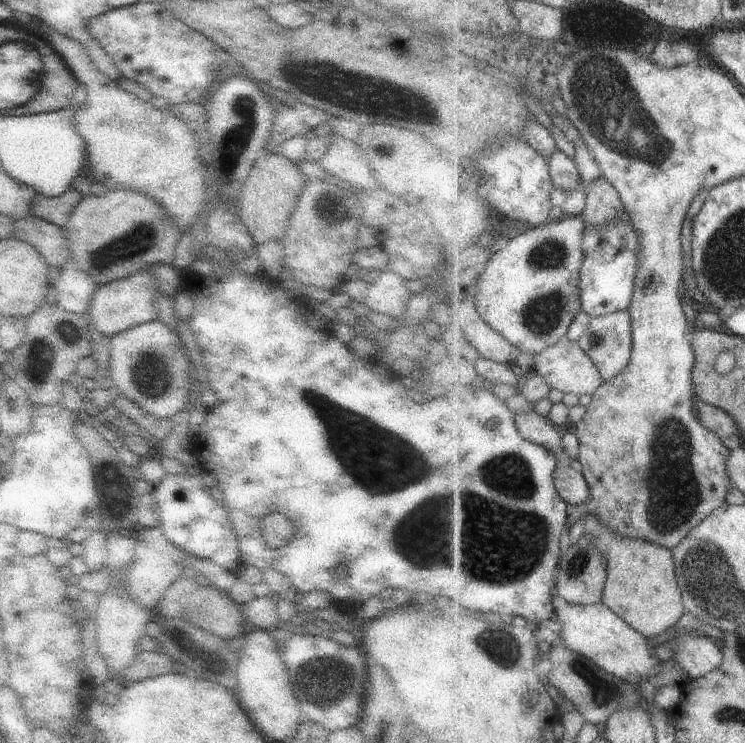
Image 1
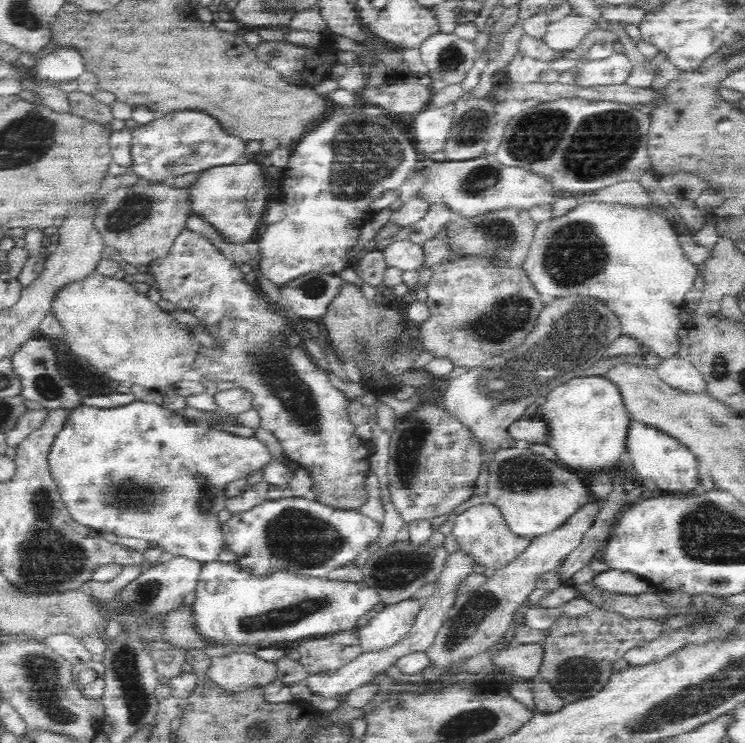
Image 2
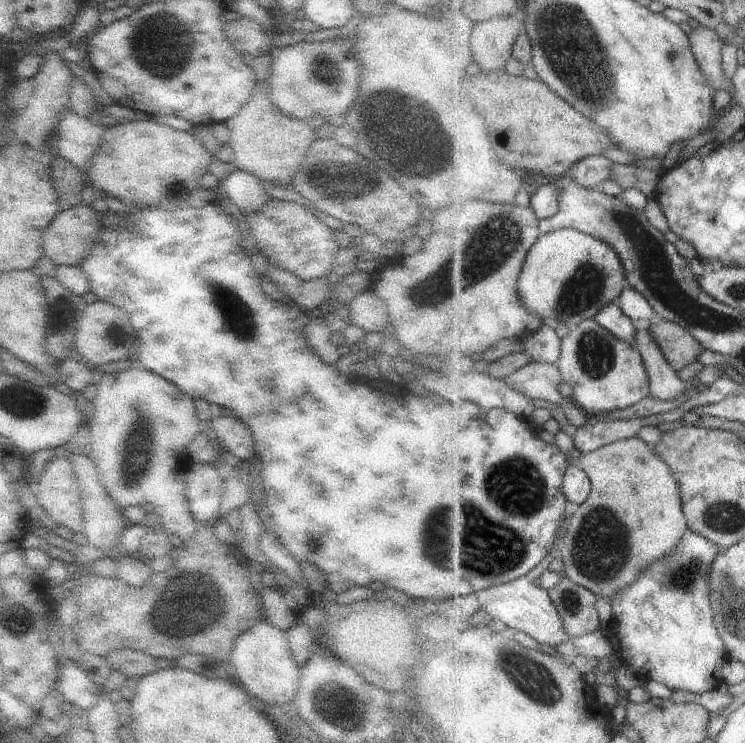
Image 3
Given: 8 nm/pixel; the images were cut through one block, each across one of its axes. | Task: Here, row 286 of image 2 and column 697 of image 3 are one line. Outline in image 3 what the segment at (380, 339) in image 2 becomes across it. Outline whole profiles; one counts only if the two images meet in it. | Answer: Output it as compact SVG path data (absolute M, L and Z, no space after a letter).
M658 320L648 327L649 334L655 338L655 344L661 348L661 352L675 371L680 371L698 362L697 358L705 350L701 343L693 338L689 330L672 321Z

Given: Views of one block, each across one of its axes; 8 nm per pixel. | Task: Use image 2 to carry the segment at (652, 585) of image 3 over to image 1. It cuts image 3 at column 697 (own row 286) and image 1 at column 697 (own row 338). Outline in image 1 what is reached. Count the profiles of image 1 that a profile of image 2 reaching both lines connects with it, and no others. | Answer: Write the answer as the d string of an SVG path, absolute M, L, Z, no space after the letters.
M678 633L669 643L676 653L675 660L688 672L691 680L704 677L721 666L724 652L717 648L713 638Z

